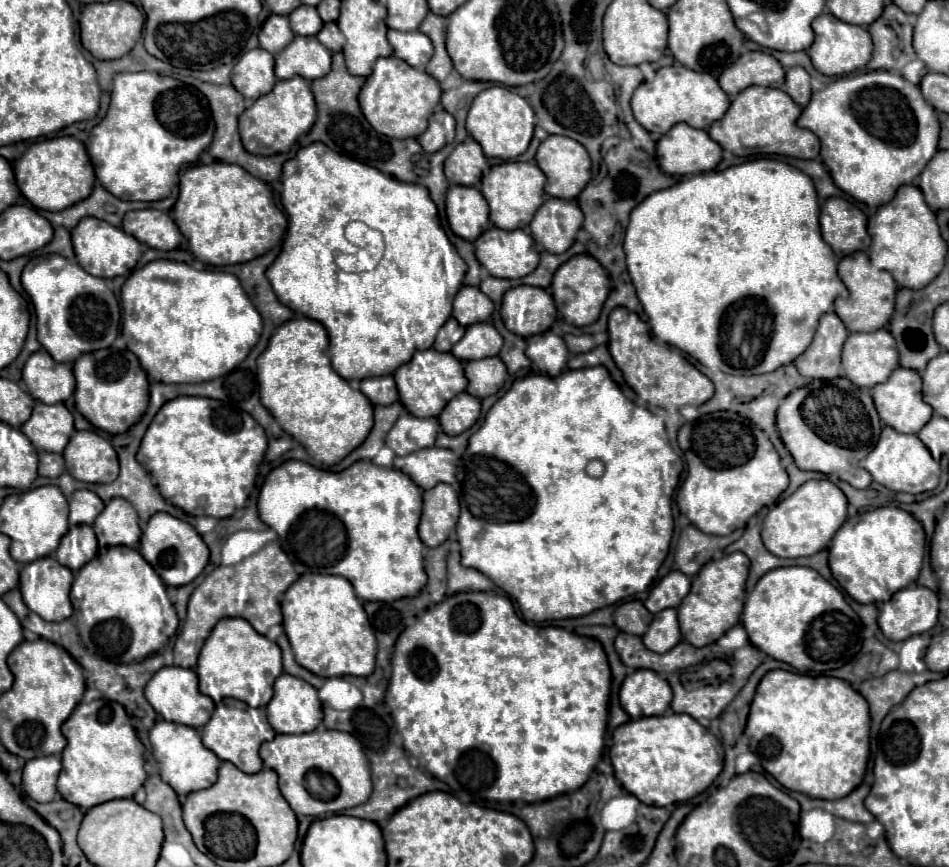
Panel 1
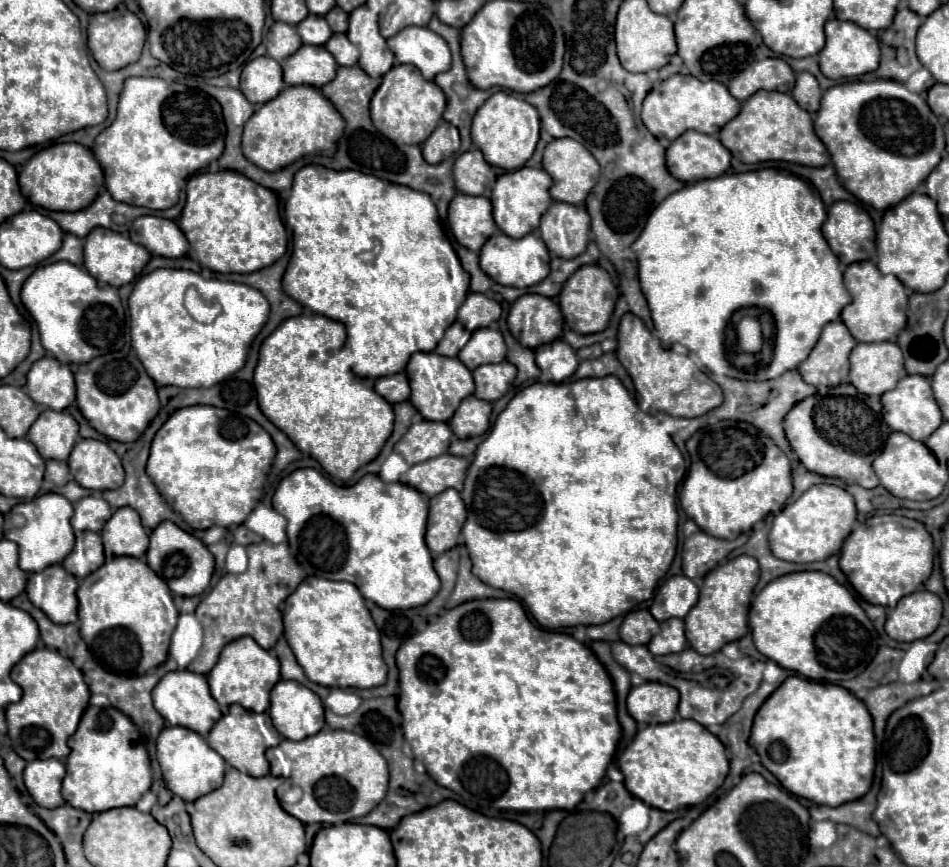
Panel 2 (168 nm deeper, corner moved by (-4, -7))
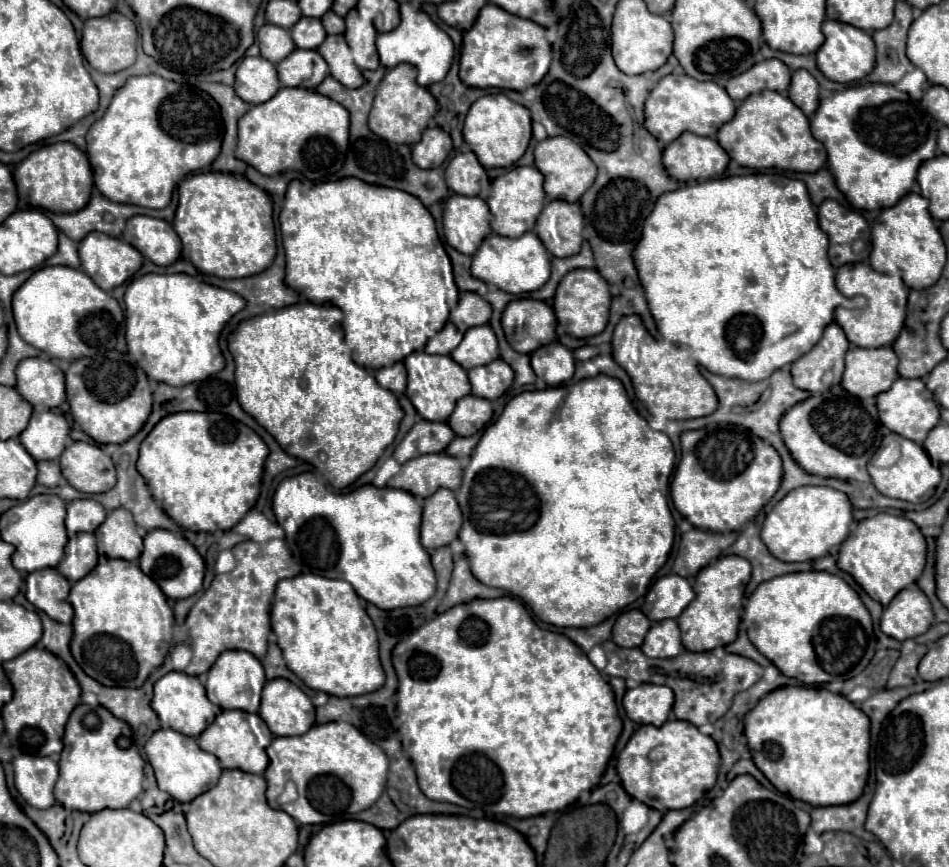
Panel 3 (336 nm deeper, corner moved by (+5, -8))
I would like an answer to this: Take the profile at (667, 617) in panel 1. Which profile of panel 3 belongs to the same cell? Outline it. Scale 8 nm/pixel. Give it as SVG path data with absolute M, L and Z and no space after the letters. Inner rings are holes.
M663 619L659 623L653 623L653 627L649 629L649 633L641 645L641 651L647 657L659 657L659 659L677 657L683 651L677 621Z

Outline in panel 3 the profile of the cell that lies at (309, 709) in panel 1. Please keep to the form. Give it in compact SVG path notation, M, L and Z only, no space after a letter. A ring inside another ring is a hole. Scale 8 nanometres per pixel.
M287 679L265 683L259 715L273 735L303 735L315 723L311 699Z

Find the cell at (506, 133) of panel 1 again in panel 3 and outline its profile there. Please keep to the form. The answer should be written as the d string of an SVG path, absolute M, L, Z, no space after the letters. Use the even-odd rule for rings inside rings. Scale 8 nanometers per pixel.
M503 93L485 95L471 105L465 117L463 137L483 167L511 167L523 157L531 141L531 115L523 105L511 101Z

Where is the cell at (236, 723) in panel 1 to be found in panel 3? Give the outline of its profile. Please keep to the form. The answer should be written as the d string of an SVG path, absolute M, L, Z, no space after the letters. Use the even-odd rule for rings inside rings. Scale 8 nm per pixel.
M239 709L223 711L209 727L199 735L199 747L207 753L213 753L223 769L241 769L247 773L263 773L269 765L266 748L273 735L266 723L257 713L245 713Z

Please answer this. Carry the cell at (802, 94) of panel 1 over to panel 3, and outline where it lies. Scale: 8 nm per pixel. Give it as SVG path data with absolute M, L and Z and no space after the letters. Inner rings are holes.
M797 69L791 75L791 87L787 95L807 117L811 117L819 105L819 83L809 71Z

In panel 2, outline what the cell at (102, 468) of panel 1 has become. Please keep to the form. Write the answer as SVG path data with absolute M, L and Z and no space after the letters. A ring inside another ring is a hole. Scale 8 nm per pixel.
M82 439L68 458L70 474L88 490L114 490L124 484L124 468L108 443Z

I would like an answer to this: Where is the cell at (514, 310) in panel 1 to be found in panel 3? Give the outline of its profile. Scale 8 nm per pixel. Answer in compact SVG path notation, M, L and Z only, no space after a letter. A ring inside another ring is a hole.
M515 299L503 313L503 329L509 345L519 353L531 353L555 339L555 313L545 301Z

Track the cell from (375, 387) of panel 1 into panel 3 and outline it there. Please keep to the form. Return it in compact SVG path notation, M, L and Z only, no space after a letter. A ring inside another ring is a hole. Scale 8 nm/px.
M403 361L391 365L391 367L383 367L375 373L375 379L379 381L381 387L393 391L393 393L403 393L405 387L407 387L407 371L405 371L405 365Z

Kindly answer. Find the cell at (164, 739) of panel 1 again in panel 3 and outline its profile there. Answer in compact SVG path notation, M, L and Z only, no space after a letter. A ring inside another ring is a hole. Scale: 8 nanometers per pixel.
M159 729L145 745L145 753L149 763L155 769L157 785L161 791L169 793L179 803L189 803L203 791L211 789L221 777L221 765L215 755L203 751L193 737L185 737L173 729Z

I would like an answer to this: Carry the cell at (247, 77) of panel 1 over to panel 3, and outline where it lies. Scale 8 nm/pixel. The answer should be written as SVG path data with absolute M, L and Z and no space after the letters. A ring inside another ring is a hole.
M245 57L239 63L233 89L245 103L265 103L275 95L275 91L279 91L279 87L277 69L267 59Z

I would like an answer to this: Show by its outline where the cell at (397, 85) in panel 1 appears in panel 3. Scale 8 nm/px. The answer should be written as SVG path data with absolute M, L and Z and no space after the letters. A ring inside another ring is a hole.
M401 63L389 69L383 81L377 87L377 95L373 101L373 109L369 113L369 127L381 139L391 143L407 143L413 145L421 139L421 133L427 129L429 119L437 113L437 101L429 93L429 89L417 85L417 71L409 63Z

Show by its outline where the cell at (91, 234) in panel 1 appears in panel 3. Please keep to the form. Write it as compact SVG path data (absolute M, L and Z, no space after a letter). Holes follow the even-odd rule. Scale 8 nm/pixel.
M91 233L79 243L79 257L81 269L107 293L131 279L143 265L143 255L135 247L99 233Z

